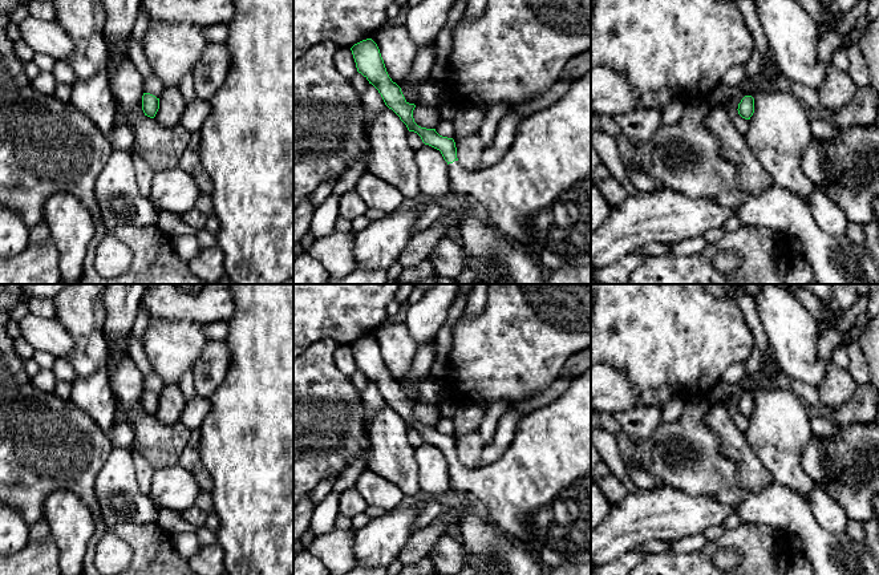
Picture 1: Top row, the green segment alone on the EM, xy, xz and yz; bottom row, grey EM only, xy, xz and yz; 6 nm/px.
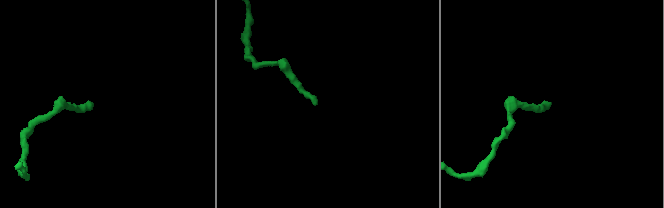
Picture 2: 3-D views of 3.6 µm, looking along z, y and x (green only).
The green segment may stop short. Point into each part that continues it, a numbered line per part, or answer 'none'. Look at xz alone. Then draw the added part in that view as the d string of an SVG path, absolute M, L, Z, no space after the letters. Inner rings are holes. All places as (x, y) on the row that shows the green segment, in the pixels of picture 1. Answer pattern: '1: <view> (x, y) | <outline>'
1: xz (539, 194) | M591 72L578 78L552 106L523 118L518 126L514 141L505 157L485 170L469 171L458 161L449 163L451 193L477 199L487 211L491 222L505 236L523 246L543 270L556 271L566 266L582 267L591 264Z

